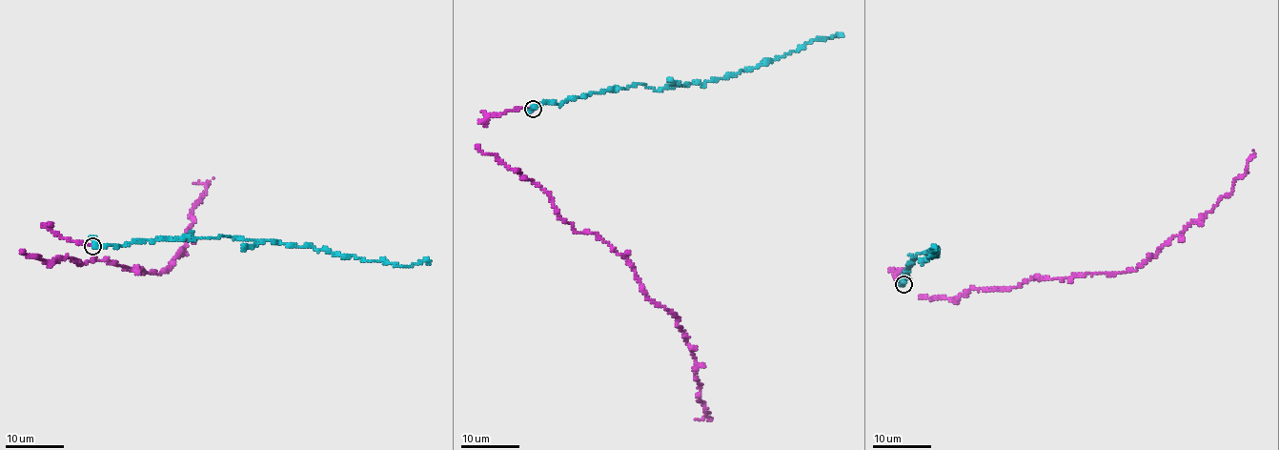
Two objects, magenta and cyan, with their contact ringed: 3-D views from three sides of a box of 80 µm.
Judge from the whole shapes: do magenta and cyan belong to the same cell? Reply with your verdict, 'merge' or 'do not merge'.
merge

